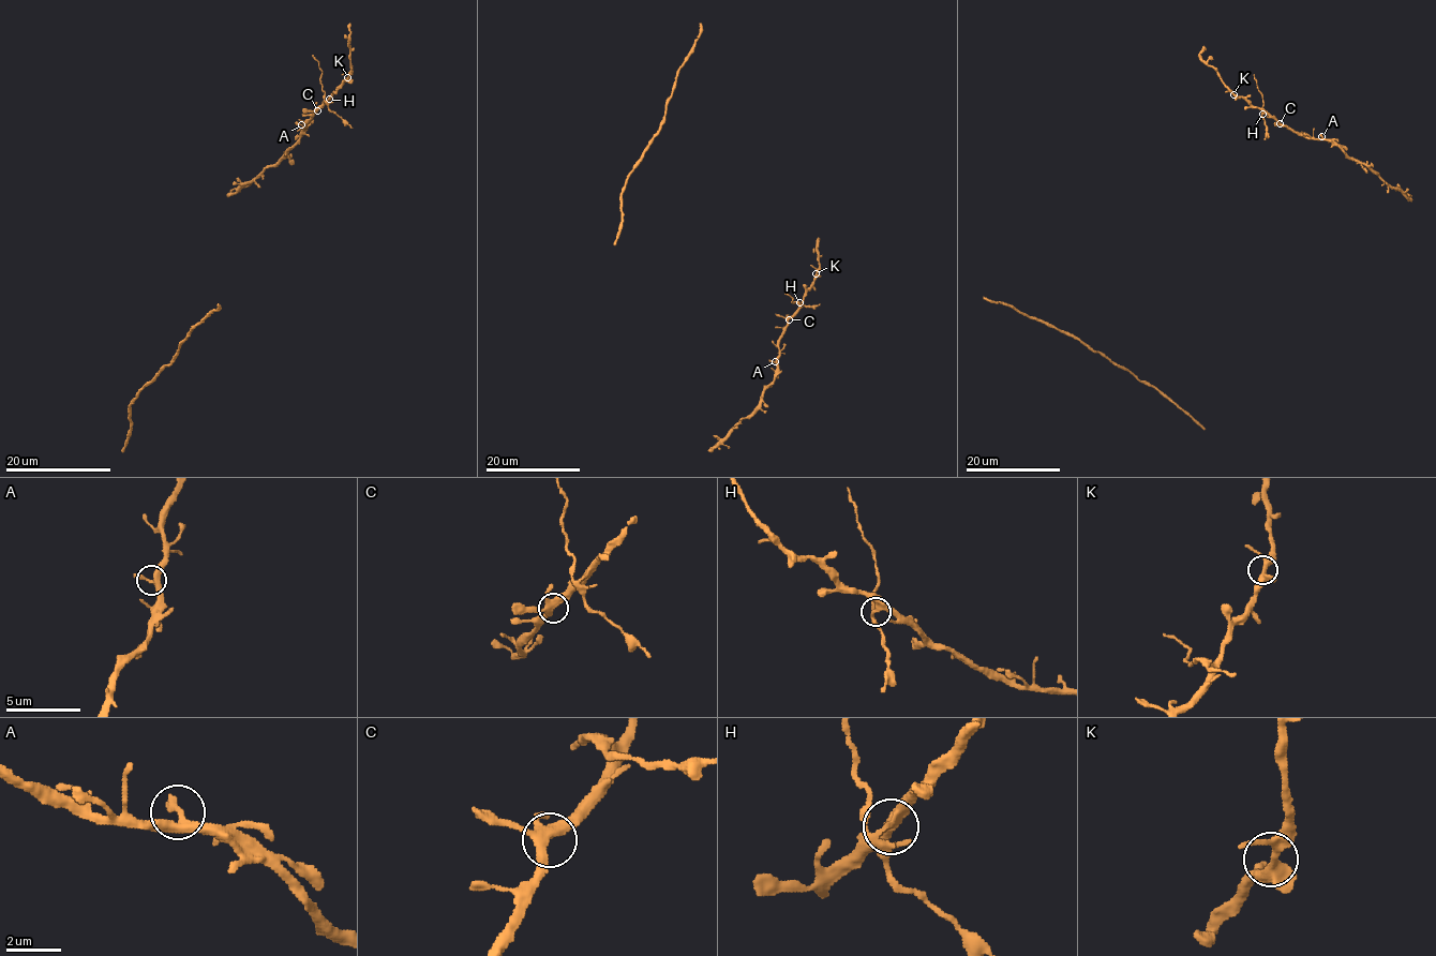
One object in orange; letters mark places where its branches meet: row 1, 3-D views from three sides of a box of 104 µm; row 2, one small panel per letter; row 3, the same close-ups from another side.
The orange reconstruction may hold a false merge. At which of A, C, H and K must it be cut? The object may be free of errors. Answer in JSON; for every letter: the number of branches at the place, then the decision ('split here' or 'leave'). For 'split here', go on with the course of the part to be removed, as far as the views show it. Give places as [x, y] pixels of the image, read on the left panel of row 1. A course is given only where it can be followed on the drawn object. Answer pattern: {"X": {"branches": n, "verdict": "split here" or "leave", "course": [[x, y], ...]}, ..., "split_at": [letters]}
{"A": {"branches": 3, "verdict": "leave"}, "C": {"branches": 4, "verdict": "leave"}, "H": {"branches": 4, "verdict": "split here", "course": [[329, 100], [324, 100], [318, 61], [312, 55]]}, "K": {"branches": 4, "verdict": "leave"}, "split_at": ["H"]}

